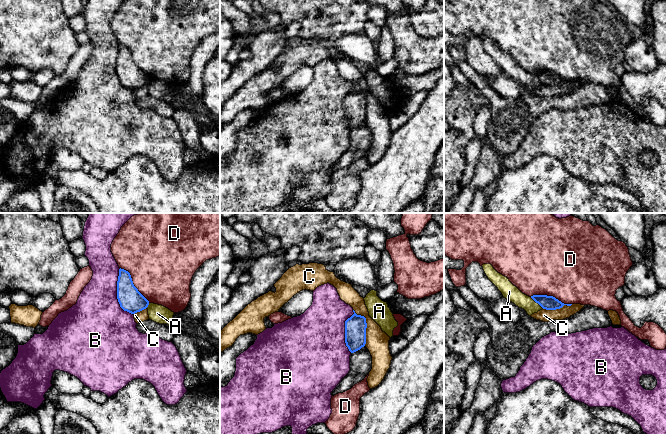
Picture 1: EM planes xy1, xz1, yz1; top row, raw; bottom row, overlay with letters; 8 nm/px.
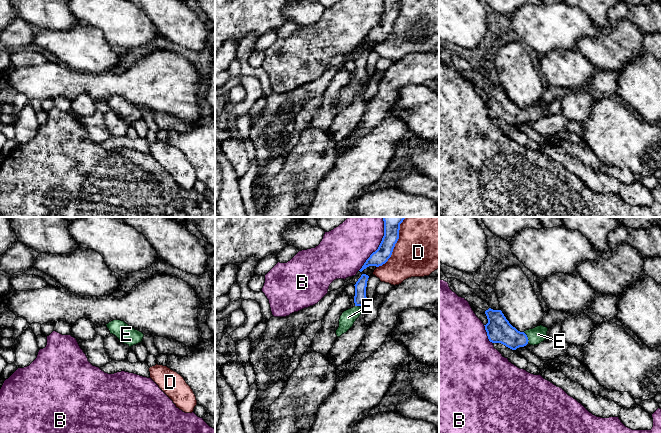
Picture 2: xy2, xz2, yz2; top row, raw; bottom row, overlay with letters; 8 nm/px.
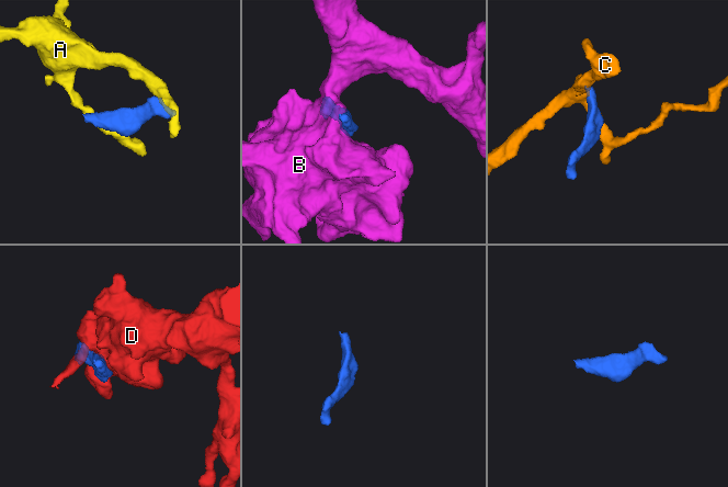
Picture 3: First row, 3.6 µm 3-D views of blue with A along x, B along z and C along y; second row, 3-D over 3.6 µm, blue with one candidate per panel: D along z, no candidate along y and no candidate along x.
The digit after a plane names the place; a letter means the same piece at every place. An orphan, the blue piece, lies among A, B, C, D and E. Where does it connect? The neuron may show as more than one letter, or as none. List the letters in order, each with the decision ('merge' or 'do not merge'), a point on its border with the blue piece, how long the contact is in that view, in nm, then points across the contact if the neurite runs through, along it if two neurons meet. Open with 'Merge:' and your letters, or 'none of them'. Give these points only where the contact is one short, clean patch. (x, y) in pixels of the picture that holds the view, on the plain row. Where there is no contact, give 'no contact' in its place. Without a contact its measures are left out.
Merge: E
A: do not merge; meets blue in yz1 at (537, 78); contact 140 nm long
B: do not merge; meets blue in xy1 at (117, 69); contact 400 nm long
C: do not merge; meets blue in xz1 at (366, 101); contact 320 nm long
D: do not merge; meets blue in xz2 at (394, 22); contact 400 nm long
E: merge; meets blue in yz2 at (527, 113); contact 100 nm long; runs through yz2 (499, 106), (510, 113), (527, 113), (538, 110)

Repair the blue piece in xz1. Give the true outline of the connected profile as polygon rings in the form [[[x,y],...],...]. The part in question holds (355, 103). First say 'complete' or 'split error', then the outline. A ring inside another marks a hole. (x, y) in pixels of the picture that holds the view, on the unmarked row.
complete | [[[354,90],[345,97],[345,119],[351,129],[360,126],[366,120],[366,94]]]

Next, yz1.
complete | [[[533,71],[531,74],[538,79],[543,85],[556,86],[562,84],[564,81],[571,82],[572,80],[564,80],[553,72],[547,71]]]

